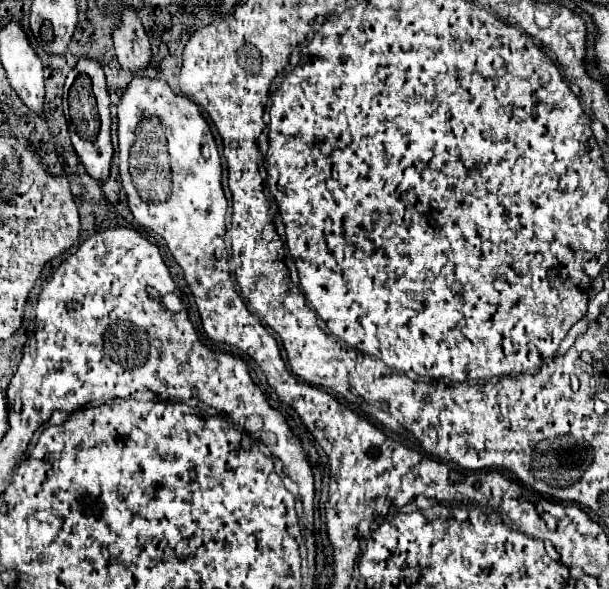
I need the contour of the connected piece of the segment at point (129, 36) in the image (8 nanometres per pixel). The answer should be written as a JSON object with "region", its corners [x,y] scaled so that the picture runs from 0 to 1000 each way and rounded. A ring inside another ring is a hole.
{"region":[[[199,12],[195,22],[195,39],[186,49],[186,73],[189,73],[189,90],[199,107],[199,114],[225,121],[238,117],[245,100],[248,100],[248,83],[245,83],[245,66],[238,59],[238,49],[215,12]]]}

